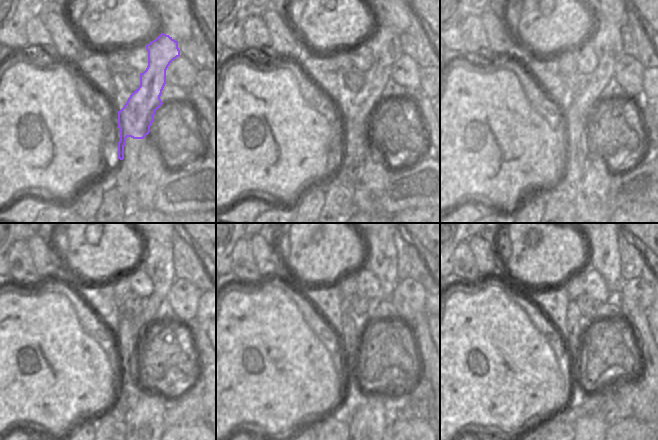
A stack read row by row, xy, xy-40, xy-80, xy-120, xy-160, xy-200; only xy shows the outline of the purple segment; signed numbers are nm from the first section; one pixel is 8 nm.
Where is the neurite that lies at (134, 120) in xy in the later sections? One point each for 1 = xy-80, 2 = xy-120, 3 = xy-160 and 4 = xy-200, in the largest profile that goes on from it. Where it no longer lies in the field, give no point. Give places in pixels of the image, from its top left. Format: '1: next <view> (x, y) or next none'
1: next xy-80 (606, 40)
2: next xy-120 (158, 264)
3: next xy-160 (381, 260)
4: next xy-200 (604, 257)

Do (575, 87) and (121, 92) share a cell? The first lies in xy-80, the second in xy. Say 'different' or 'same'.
different

